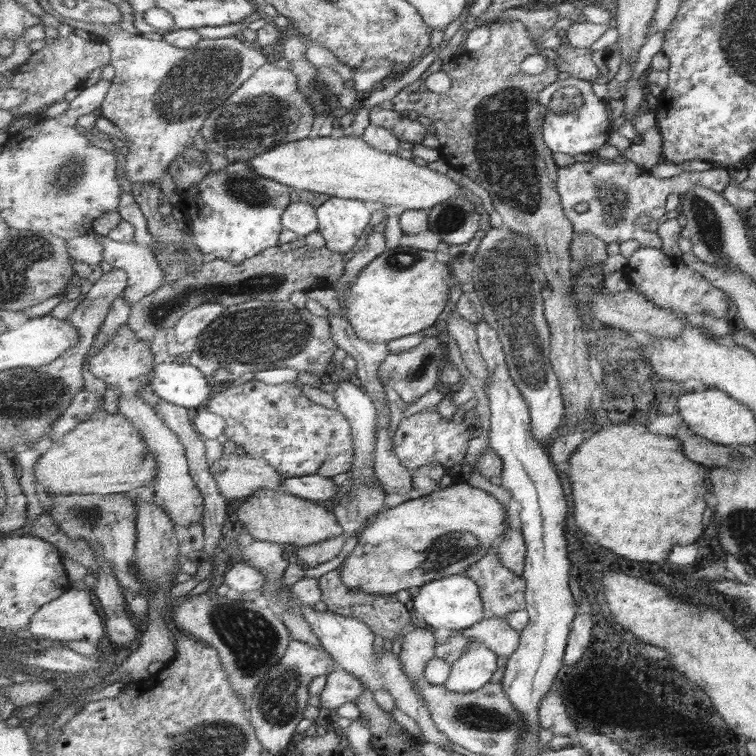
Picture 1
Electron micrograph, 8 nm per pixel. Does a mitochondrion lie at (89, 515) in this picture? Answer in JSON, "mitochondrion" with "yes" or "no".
{"mitochondrion":"yes"}

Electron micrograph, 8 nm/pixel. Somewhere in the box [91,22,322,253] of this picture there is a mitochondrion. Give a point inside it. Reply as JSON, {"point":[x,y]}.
{"point":[191,85]}

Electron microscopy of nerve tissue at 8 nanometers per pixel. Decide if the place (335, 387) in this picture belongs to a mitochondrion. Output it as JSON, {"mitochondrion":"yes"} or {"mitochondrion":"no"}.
{"mitochondrion":"no"}

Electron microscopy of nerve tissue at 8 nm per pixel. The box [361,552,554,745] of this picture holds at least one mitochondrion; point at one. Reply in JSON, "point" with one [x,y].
{"point":[474,716]}

